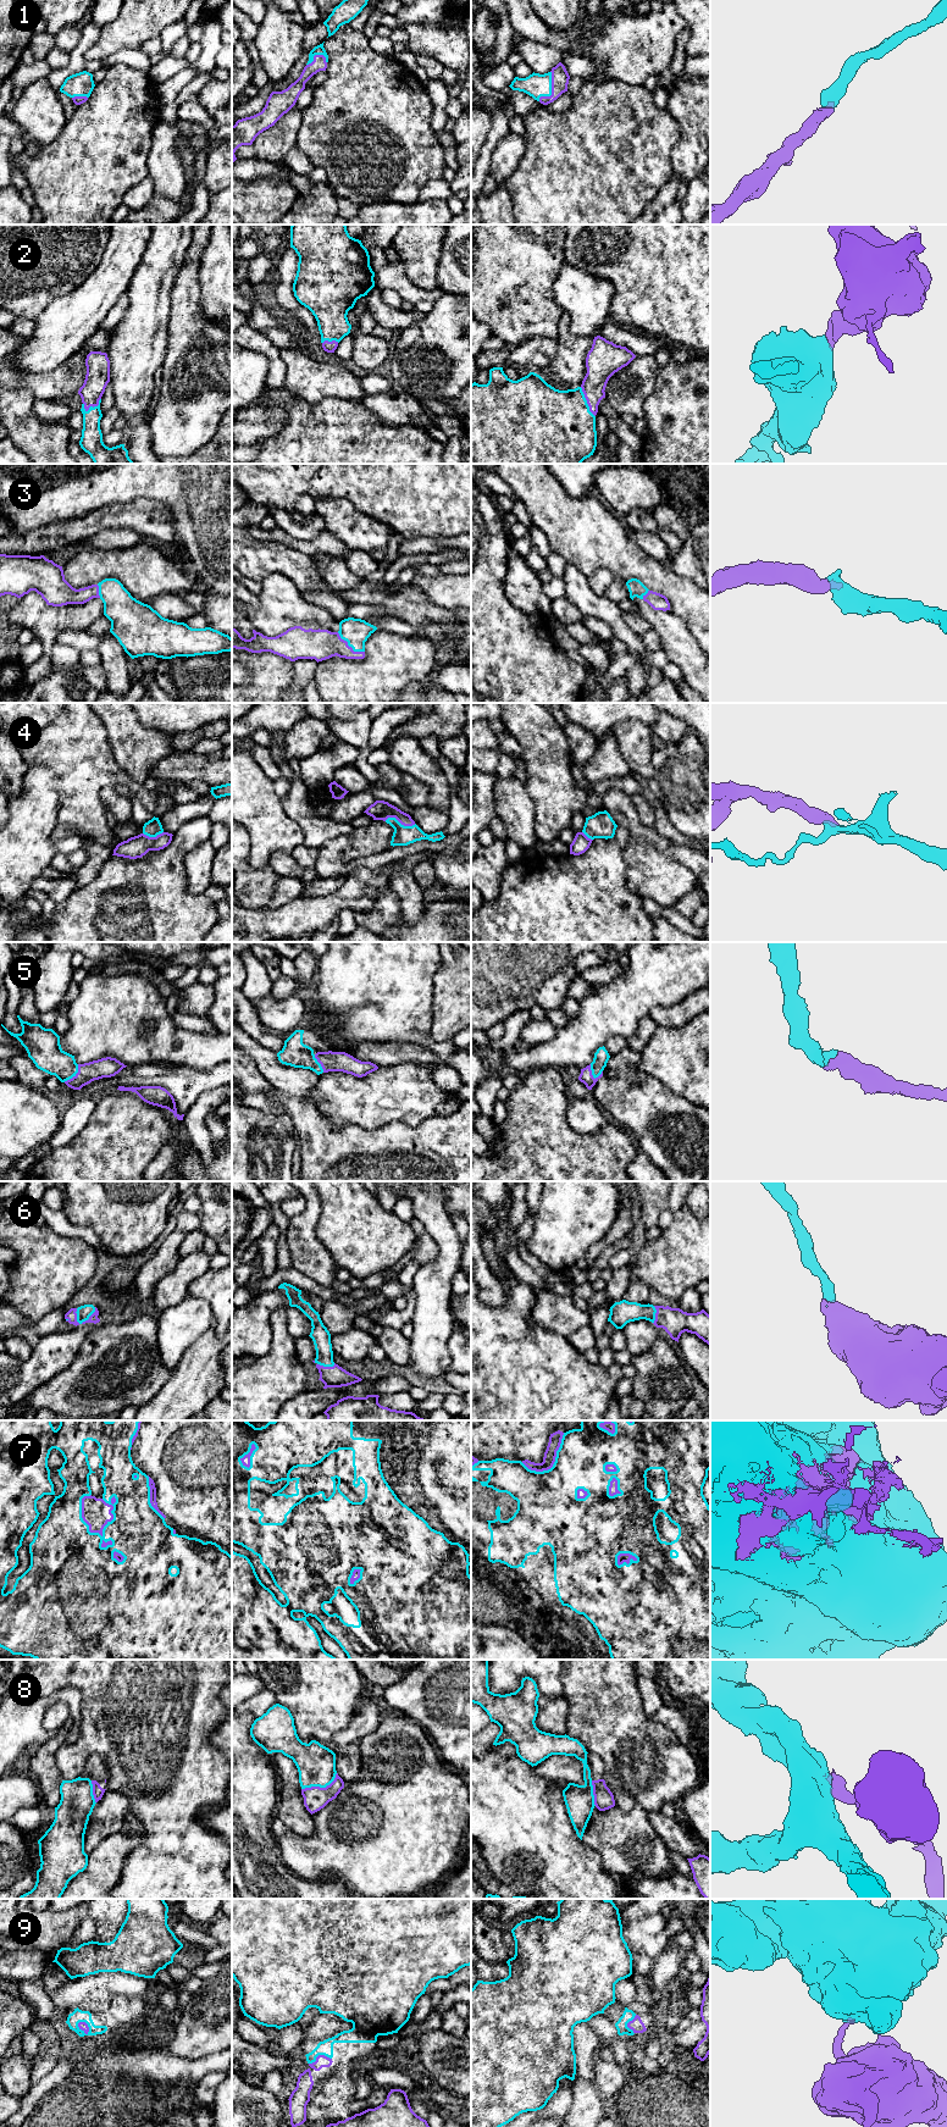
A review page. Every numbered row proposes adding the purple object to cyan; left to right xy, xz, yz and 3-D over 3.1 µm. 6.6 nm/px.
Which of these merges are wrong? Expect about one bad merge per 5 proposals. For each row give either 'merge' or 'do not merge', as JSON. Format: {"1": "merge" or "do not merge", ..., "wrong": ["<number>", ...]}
{"1": "merge", "2": "merge", "3": "merge", "4": "merge", "5": "merge", "6": "merge", "7": "merge", "8": "do not merge", "9": "merge", "wrong": ["8"]}

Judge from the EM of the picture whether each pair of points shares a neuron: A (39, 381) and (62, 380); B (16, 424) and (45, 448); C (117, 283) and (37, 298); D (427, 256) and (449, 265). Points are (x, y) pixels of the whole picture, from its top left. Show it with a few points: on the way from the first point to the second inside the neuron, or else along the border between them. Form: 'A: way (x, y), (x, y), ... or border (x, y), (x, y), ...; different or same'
A: way (45, 381), (56, 381); same
B: way (23, 427), (38, 441); same
C: border (90, 273), (78, 286), (55, 297), (44, 308); different
D: border (444, 237), (437, 265), (437, 286); different

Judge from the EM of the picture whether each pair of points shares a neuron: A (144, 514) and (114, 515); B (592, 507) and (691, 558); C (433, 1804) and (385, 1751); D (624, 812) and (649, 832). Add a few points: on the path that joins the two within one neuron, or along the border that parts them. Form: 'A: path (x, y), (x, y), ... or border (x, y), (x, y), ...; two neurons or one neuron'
A: path (137, 515), (121, 515); one neuron
B: border (669, 561), (679, 575), (691, 580); two neurons
C: path (420, 1790), (402, 1772), (398, 1765); one neuron
D: path (630, 818), (643, 831); one neuron

